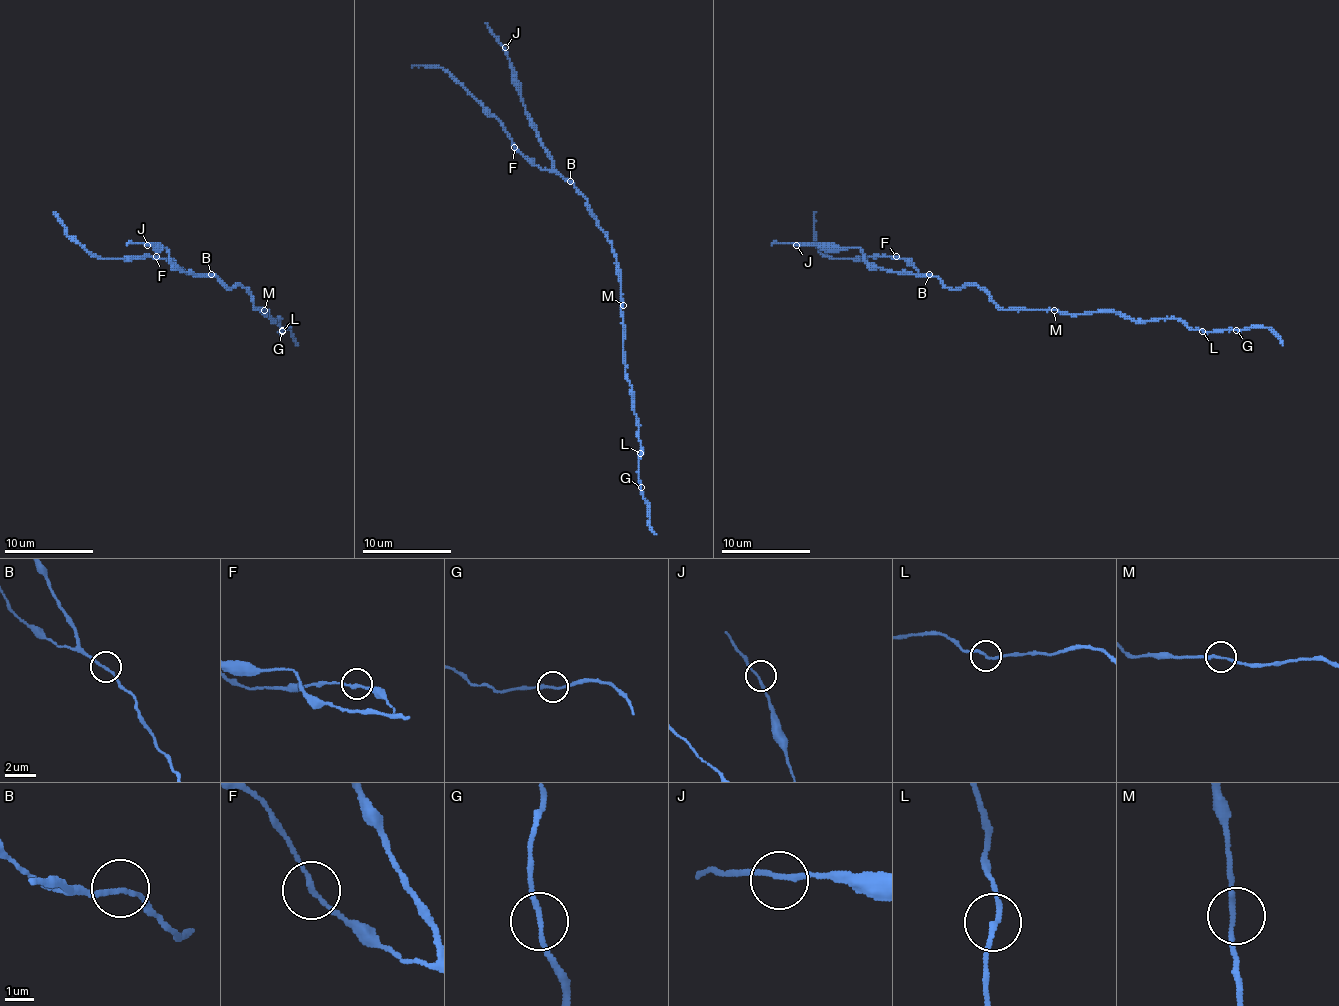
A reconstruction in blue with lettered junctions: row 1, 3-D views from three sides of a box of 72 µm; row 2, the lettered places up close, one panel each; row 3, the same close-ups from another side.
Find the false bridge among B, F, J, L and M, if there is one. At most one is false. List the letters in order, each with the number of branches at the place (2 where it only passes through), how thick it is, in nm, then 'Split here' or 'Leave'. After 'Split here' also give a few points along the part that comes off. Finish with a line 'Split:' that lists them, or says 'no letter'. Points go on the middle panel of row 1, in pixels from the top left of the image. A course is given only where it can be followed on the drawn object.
B: Branches: 2. Thickness 150 nm. Leave
F: Branches: 2. Thickness 160 nm. Leave
J: Branches: 2. Thickness 160 nm. Leave
L: Branches: 2. Thickness 160 nm. Leave
M: Branches: 2. Thickness 170 nm. Leave
Split: no letter

